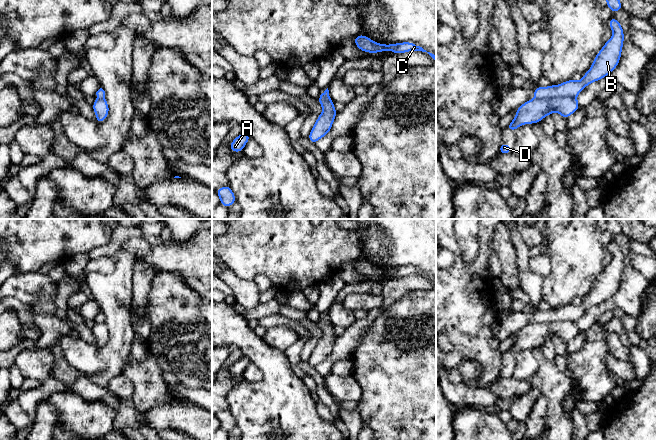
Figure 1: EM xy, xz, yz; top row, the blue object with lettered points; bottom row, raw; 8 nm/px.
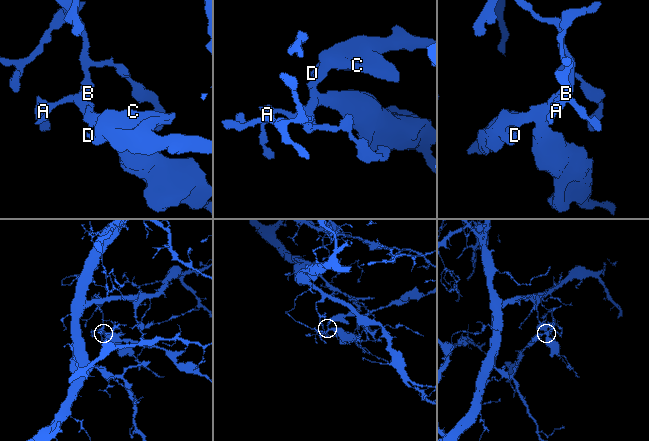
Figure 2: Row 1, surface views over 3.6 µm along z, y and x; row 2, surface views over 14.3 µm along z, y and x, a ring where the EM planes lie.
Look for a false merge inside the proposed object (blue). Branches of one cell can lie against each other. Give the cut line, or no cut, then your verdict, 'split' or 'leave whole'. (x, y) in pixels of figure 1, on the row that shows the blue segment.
yz (575, 97), (535, 98) | split

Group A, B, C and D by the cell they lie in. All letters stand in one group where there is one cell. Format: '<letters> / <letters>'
A B / C D

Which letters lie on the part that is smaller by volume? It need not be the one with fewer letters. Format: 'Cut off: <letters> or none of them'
Cut off: C, D

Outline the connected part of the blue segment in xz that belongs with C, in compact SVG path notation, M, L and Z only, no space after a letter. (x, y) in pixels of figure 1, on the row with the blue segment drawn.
M360 34L353 38L354 43L358 49L366 53L379 53L389 50L395 54L403 54L410 51L422 51L427 52L422 47L417 46L413 42L401 42L395 44L380 44L367 36Z

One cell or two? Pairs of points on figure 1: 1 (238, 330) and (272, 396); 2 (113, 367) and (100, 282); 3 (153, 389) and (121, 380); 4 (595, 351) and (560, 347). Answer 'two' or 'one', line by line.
1: one
2: one
3: two
4: two

